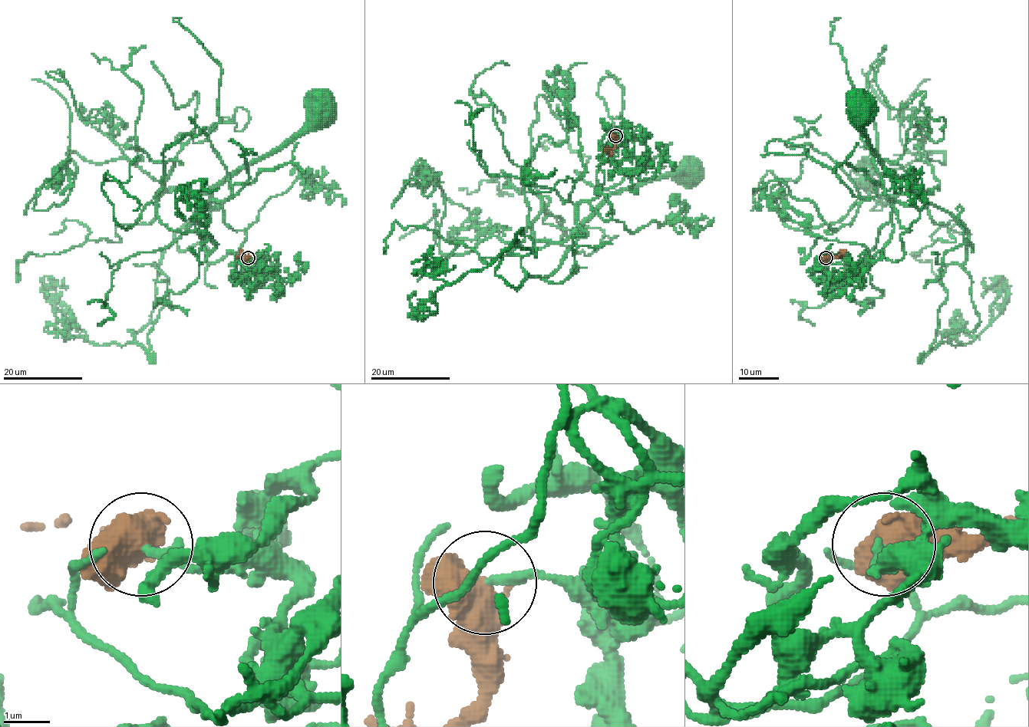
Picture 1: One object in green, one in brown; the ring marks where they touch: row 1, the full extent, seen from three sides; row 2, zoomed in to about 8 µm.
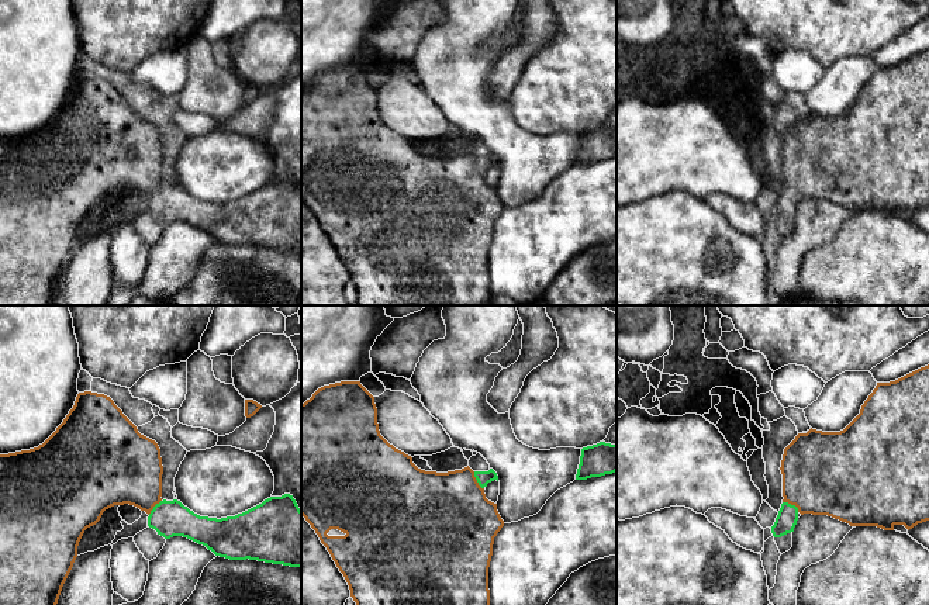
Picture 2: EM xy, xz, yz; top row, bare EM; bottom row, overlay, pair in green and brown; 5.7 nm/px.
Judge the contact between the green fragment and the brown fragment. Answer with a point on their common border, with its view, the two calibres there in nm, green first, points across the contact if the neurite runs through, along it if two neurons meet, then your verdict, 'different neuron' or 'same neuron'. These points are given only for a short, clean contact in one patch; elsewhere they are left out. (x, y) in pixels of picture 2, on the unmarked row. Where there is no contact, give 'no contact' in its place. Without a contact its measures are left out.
meets green in xz at (477, 165); 80 nm thick on the green side, 460 nm on the other; runs through xz (483, 162), (477, 165), (448, 197); same neuron

